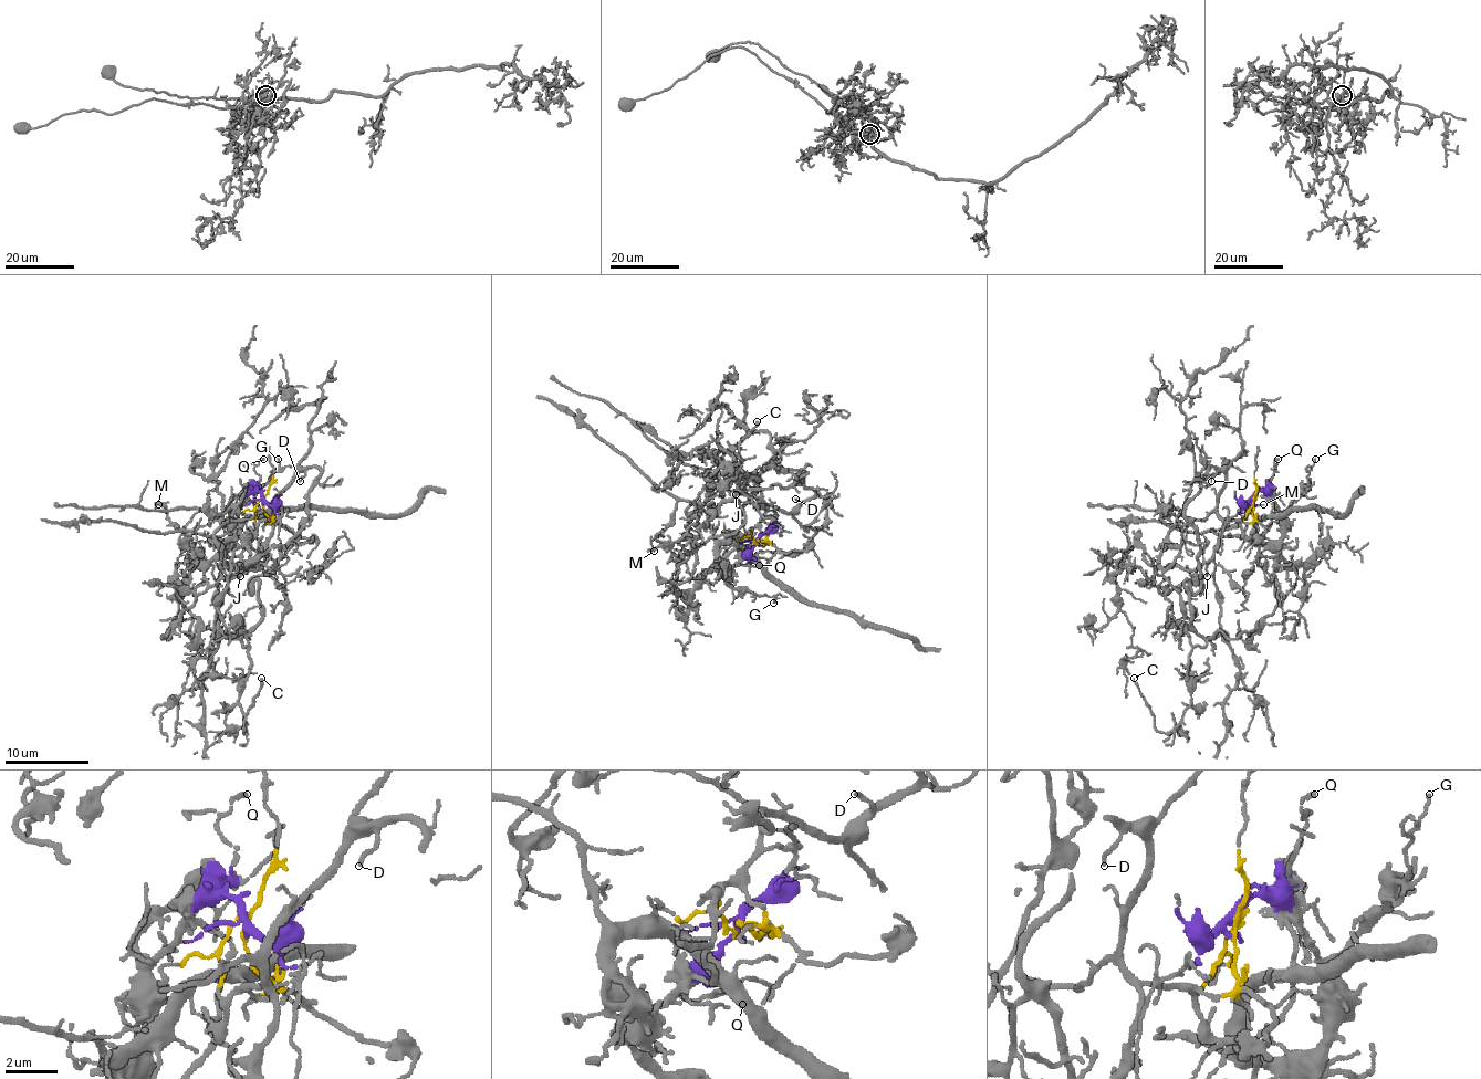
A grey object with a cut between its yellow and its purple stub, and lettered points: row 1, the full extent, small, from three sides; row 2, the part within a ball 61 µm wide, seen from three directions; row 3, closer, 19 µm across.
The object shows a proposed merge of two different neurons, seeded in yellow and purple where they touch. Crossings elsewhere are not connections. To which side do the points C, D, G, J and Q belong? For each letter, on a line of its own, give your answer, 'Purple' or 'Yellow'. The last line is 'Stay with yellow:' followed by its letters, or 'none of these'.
C: Yellow
D: Yellow
G: Purple
J: Yellow
Q: Purple
Stay with yellow: C, D, J

